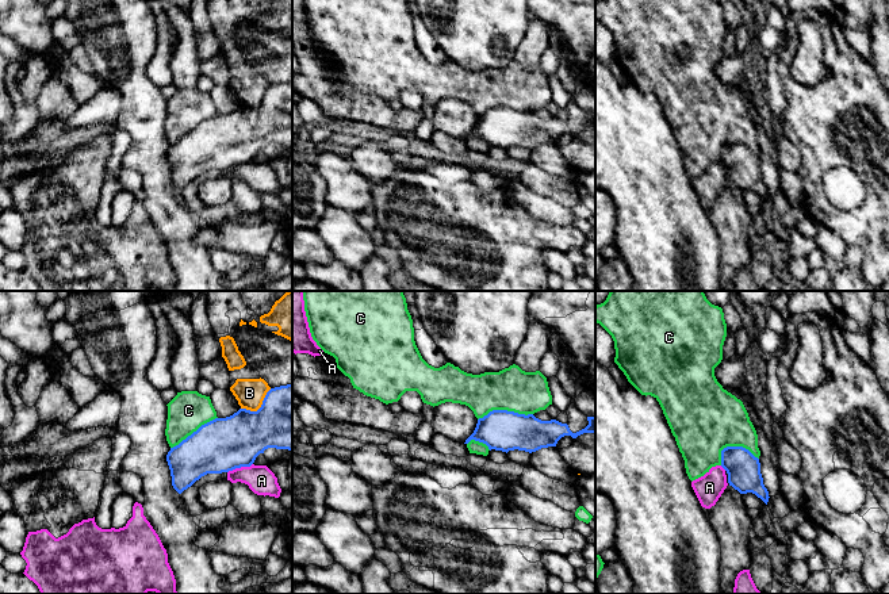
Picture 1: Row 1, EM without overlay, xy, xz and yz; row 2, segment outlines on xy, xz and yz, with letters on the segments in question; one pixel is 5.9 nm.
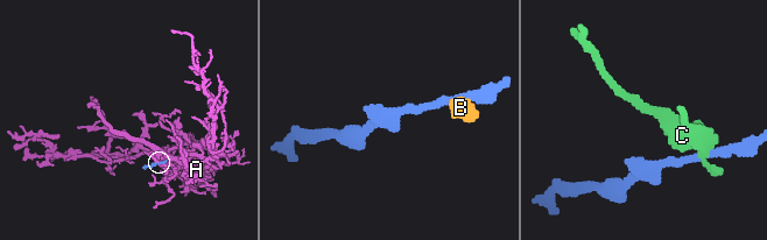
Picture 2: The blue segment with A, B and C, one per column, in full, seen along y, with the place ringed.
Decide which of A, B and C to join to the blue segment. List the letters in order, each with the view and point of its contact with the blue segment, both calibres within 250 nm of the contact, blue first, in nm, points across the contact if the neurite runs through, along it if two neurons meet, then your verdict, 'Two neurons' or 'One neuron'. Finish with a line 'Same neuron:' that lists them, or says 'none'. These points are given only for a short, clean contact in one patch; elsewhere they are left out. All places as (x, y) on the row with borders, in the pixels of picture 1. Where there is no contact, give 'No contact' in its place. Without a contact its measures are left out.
A: Touches blue at xy (240, 467). Thickness 320 nm (blue) against 170 nm. Boundary: xy (252, 463), (236, 467), (228, 472). Two neurons
B: Touches blue at xy (260, 407). Thickness 380 nm (blue) against 170 nm. Boundary: xy (271, 389), (256, 410), (241, 409). Two neurons
C: Touches blue at xz (505, 410). Thickness 240 nm (blue) against 260 nm. Two neurons
Same neuron: none

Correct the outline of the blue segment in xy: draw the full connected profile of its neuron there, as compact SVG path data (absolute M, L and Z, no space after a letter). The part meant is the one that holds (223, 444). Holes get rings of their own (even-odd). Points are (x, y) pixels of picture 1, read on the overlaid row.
M292 383L271 388L257 411L240 409L230 417L215 418L170 448L166 461L172 486L181 494L207 474L250 467L256 457L268 448L292 451Z

